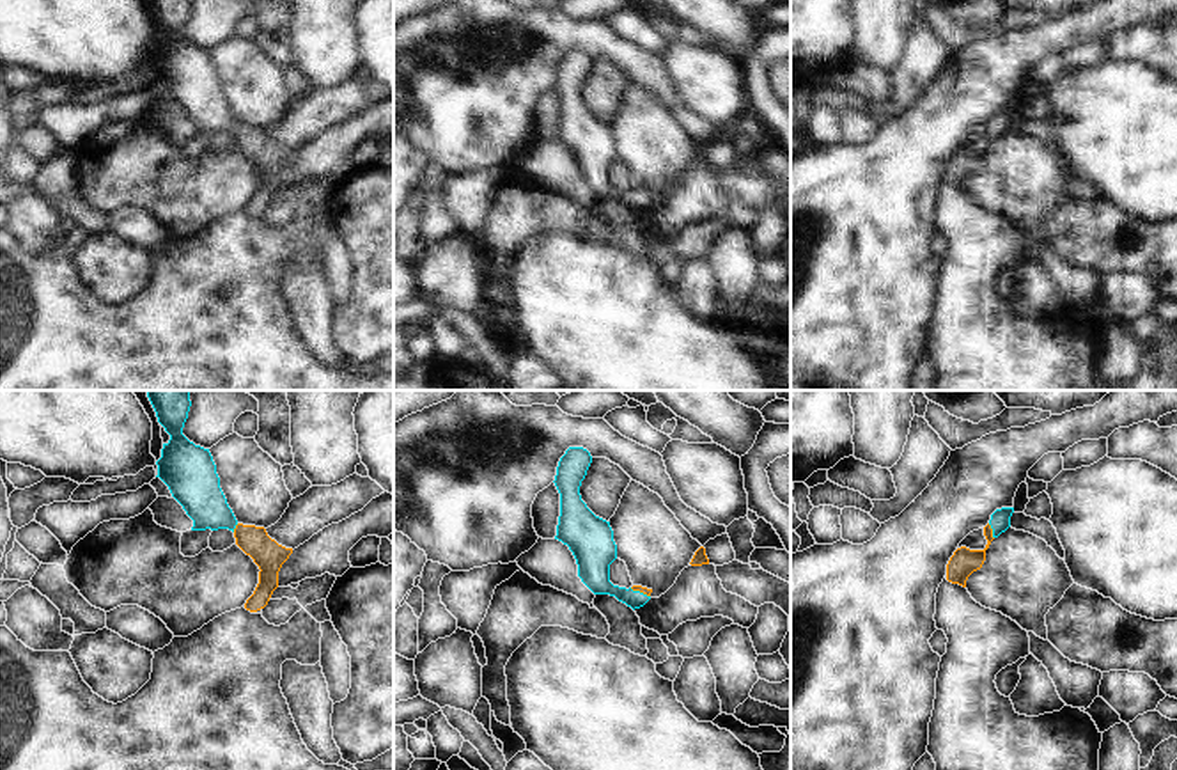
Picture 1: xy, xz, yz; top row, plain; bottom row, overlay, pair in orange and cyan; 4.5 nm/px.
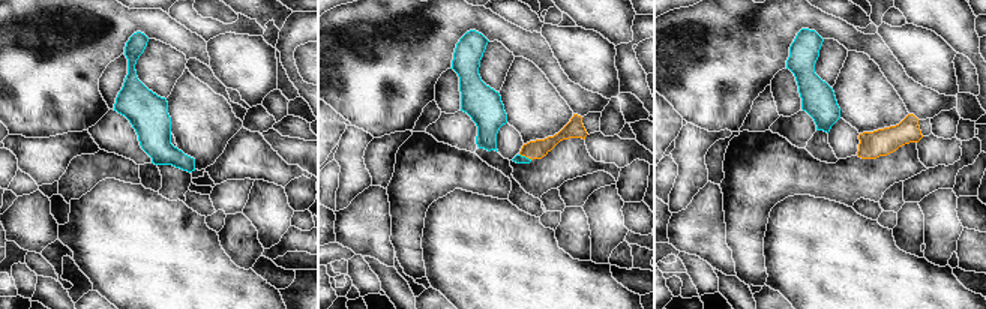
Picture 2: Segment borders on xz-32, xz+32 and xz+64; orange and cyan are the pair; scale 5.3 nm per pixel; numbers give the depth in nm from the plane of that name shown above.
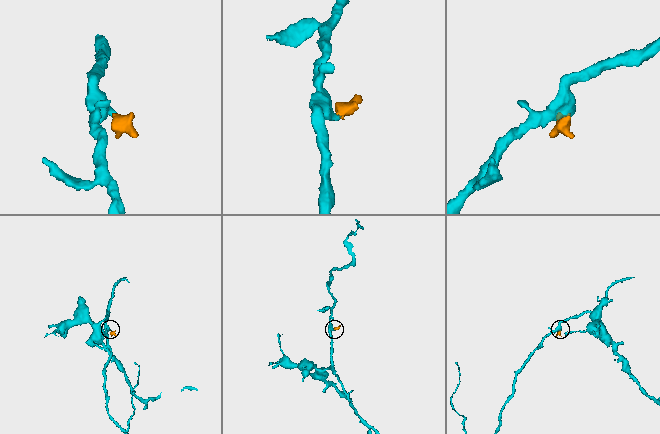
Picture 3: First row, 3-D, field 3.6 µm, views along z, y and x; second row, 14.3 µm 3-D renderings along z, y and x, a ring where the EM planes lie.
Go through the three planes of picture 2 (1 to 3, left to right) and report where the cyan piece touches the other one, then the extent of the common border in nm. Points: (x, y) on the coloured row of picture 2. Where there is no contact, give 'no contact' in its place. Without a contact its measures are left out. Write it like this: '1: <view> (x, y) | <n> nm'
1: no contact
2: xz+32 (526, 156) | 80 nm
3: no contact

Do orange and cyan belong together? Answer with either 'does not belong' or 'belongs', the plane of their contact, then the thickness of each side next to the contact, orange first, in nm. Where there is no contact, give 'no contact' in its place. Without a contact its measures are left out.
belongs | yz | 120/100 nm

